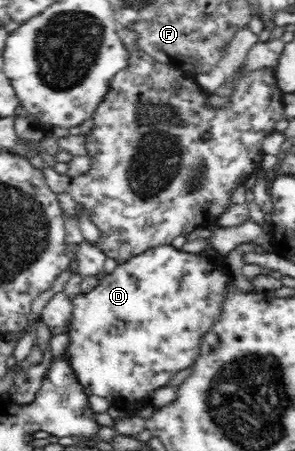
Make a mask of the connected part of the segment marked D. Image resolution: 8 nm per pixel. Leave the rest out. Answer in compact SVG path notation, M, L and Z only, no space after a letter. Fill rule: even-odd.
M172 244L152 246L142 253L128 258L128 261L118 263L114 271L106 274L96 287L90 289L88 293L80 292L71 297L73 308L69 321L64 329L56 330L56 332L65 332L66 337L68 337L68 347L66 347L63 357L67 359L69 369L76 376L78 383L83 385L87 391L105 397L112 405L119 404L124 407L132 407L135 403L140 403L144 399L147 391L168 385L172 375L188 367L193 362L198 352L199 337L211 326L223 298L223 289L228 283L231 282L230 278L226 276L226 272L222 269L218 271L218 267L210 265L208 258L201 254L190 254L183 249L176 249Z

